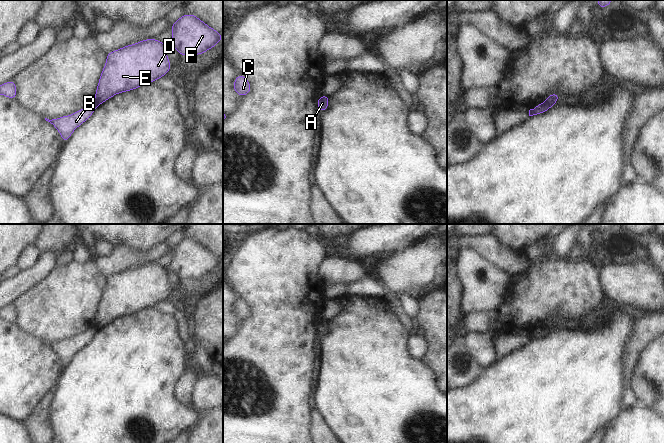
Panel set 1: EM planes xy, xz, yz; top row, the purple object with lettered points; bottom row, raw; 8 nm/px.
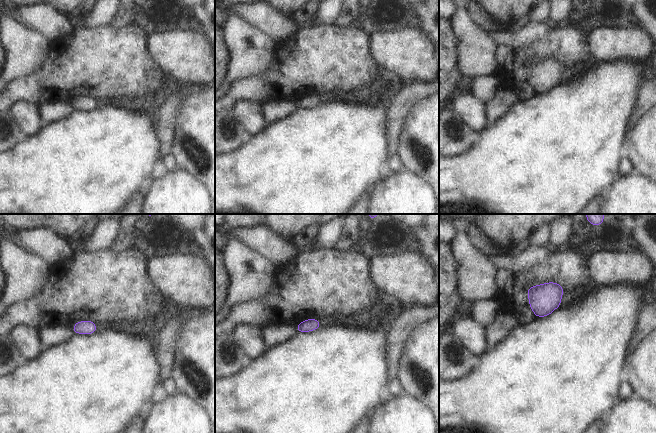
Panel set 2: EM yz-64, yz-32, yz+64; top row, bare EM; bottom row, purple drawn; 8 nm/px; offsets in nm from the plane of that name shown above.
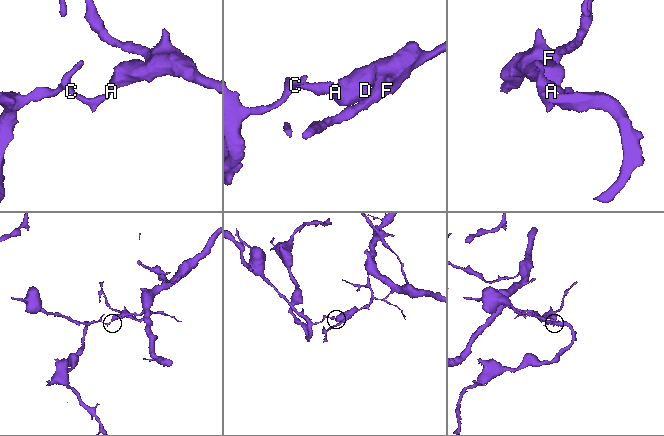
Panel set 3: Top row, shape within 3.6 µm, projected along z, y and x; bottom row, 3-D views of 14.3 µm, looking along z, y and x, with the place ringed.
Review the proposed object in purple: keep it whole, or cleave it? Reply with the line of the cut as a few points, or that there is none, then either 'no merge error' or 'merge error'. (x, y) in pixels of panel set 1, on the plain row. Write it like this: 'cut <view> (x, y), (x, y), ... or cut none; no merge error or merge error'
cut yz (545, 325), (551, 330); merge error

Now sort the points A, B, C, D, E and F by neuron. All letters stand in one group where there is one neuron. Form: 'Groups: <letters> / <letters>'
Groups: A D E F / B C.

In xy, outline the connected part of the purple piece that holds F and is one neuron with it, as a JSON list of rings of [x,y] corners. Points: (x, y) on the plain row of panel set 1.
[[[184,238],[171,249],[171,269],[179,279],[201,279],[215,271],[223,262],[193,238]]]

